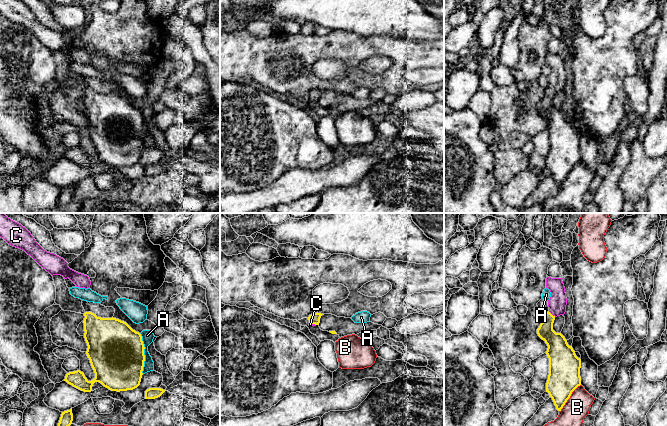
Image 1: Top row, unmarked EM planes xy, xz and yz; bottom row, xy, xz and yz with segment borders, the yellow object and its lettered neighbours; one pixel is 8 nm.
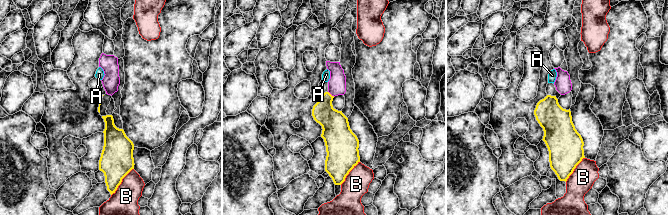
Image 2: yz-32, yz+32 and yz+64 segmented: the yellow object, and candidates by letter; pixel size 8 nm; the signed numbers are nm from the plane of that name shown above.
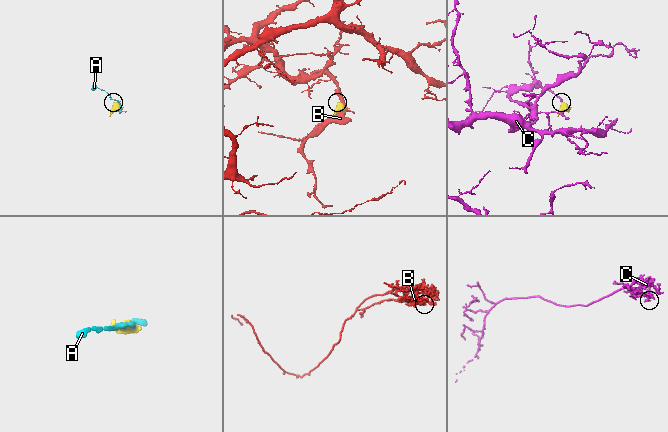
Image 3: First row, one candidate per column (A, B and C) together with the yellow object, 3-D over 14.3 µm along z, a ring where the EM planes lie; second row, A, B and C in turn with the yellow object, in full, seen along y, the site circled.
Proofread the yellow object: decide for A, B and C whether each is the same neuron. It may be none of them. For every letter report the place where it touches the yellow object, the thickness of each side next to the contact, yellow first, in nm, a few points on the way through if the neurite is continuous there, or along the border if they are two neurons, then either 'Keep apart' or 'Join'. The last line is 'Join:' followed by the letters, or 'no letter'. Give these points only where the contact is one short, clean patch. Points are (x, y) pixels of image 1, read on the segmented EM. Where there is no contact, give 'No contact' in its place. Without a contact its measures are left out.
A: Touches yellow at xy (143, 353). Thickness 440 nm (yellow) against 100 nm. Keep apart
B: Touches yellow at yz (569, 397). Thickness 260 nm (yellow) against 200 nm. Keep apart
C: Touches yellow at yz (551, 314). Thickness 160 nm (yellow) against 150 nm. Path across: yz (557, 344), (549, 336), (551, 314), (557, 307), (557, 303). Join
Join: C

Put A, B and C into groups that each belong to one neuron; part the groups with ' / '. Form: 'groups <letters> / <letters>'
groups A / B / C

